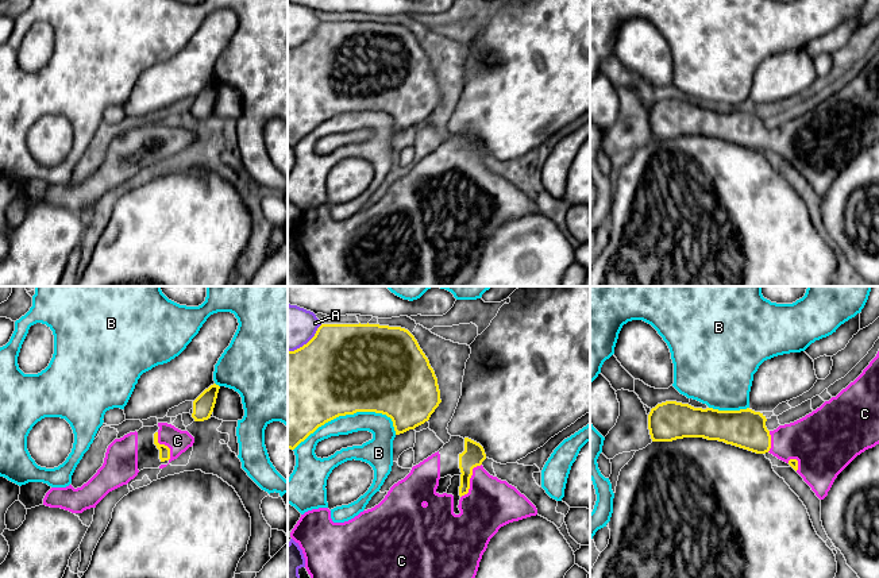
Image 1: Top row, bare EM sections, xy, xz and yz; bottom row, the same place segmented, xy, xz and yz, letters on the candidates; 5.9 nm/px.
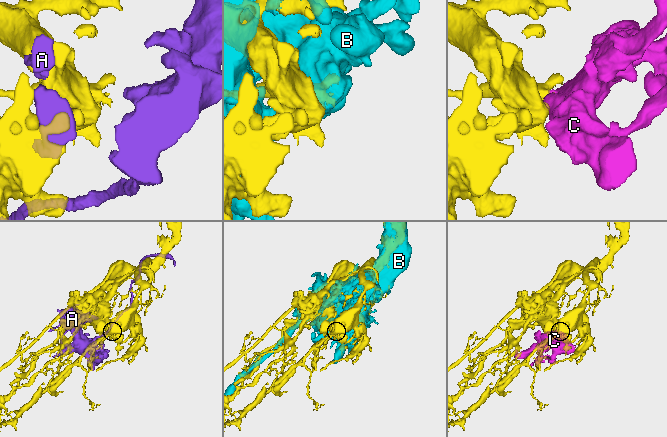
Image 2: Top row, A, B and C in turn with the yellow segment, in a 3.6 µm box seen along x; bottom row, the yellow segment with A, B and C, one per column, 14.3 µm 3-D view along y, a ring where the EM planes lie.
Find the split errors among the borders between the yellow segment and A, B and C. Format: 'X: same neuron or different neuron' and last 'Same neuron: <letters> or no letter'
A: different neuron
B: different neuron
C: same neuron
Same neuron: C

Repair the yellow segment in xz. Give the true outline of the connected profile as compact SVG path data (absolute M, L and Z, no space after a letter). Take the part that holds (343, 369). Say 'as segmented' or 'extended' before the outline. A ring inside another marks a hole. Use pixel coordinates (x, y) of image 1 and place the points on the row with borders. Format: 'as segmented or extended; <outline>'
as segmented; M369 323L321 324L315 336L307 344L294 351L288 351L288 448L290 450L294 450L301 442L304 442L311 434L325 423L339 416L354 415L356 412L375 412L386 415L393 421L396 435L400 435L428 421L440 402L440 390L435 371L415 336L405 328Z

